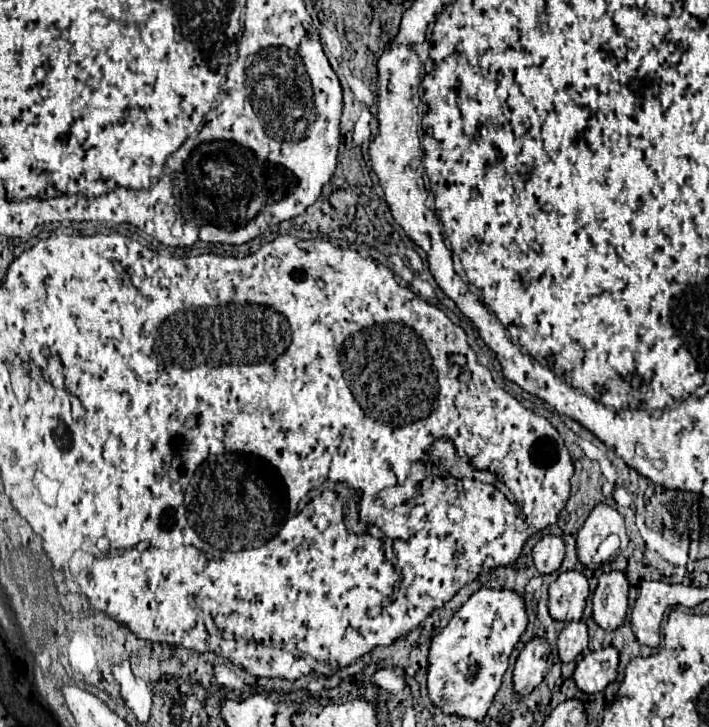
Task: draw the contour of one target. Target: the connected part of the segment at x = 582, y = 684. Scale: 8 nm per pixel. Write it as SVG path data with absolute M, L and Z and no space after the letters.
M607 646L599 652L589 652L577 664L573 680L579 690L587 694L597 694L617 678L617 666L619 666L619 652L613 646Z

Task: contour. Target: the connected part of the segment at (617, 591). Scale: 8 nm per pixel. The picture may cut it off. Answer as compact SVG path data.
M611 570L601 574L593 592L593 620L603 630L617 630L623 626L627 614L627 592L629 584L623 572Z

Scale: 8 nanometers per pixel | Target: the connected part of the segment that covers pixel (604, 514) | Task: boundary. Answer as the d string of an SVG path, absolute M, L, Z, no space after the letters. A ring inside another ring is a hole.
M597 504L577 534L577 558L585 568L591 568L591 556L609 534L617 534L621 540L629 542L623 516L613 506Z

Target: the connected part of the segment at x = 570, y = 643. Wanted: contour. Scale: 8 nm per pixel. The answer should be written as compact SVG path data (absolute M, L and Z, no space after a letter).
M581 620L567 622L557 640L557 650L559 650L561 662L567 664L567 662L575 660L585 648L587 648L587 626Z

